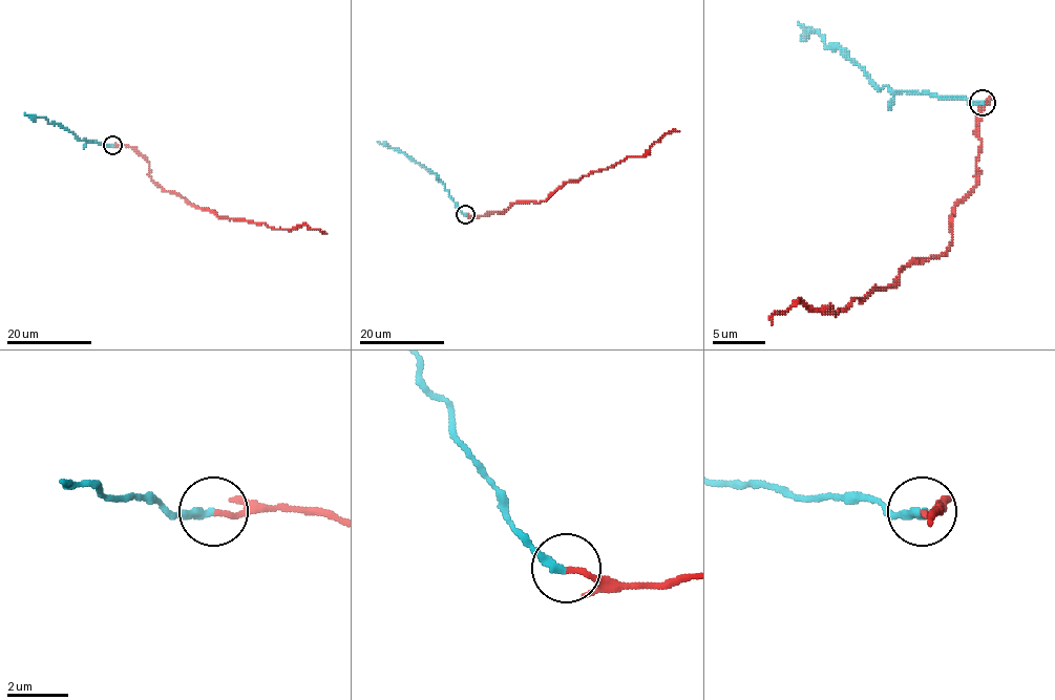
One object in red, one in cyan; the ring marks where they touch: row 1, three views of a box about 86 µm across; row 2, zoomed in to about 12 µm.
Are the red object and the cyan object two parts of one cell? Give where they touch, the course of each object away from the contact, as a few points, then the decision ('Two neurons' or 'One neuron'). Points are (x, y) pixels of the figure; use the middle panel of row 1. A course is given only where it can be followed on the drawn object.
Place: (465, 214). Course of red: (465, 214), (501, 213), (512, 204), (544, 202), (571, 181), (644, 155), (667, 132), (678, 130). Course of cyan: (465, 214), (435, 174), (397, 148), (377, 141). Two neurons

